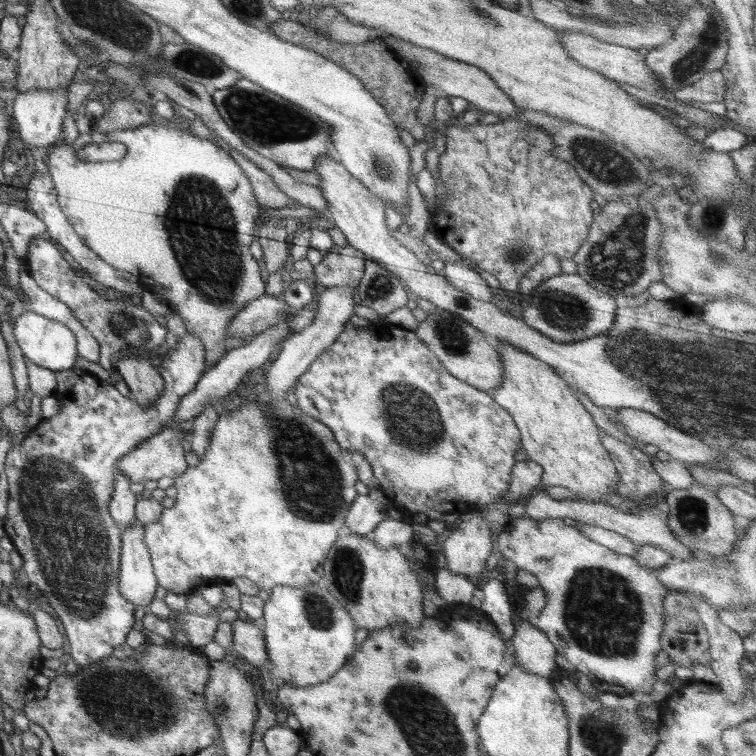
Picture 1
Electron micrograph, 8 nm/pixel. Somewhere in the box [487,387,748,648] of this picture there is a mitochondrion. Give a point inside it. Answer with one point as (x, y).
(692, 515)

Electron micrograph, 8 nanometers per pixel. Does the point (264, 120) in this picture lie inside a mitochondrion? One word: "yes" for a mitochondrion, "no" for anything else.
yes

